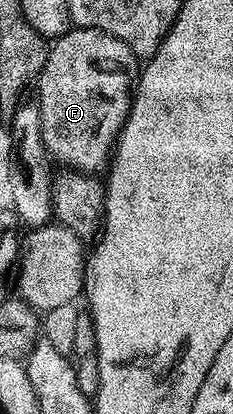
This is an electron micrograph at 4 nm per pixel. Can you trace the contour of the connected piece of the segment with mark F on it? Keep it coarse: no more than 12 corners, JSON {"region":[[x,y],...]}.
{"region":[[95,27],[54,40],[37,76],[52,160],[98,172],[137,60]]}

